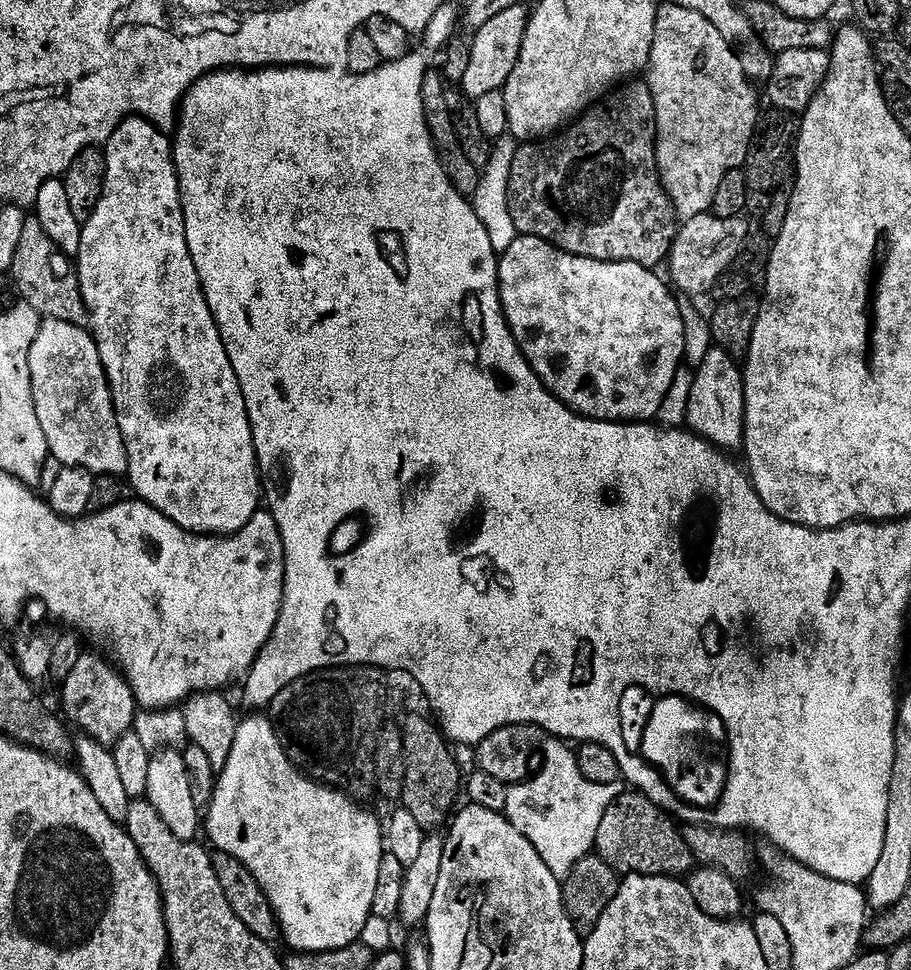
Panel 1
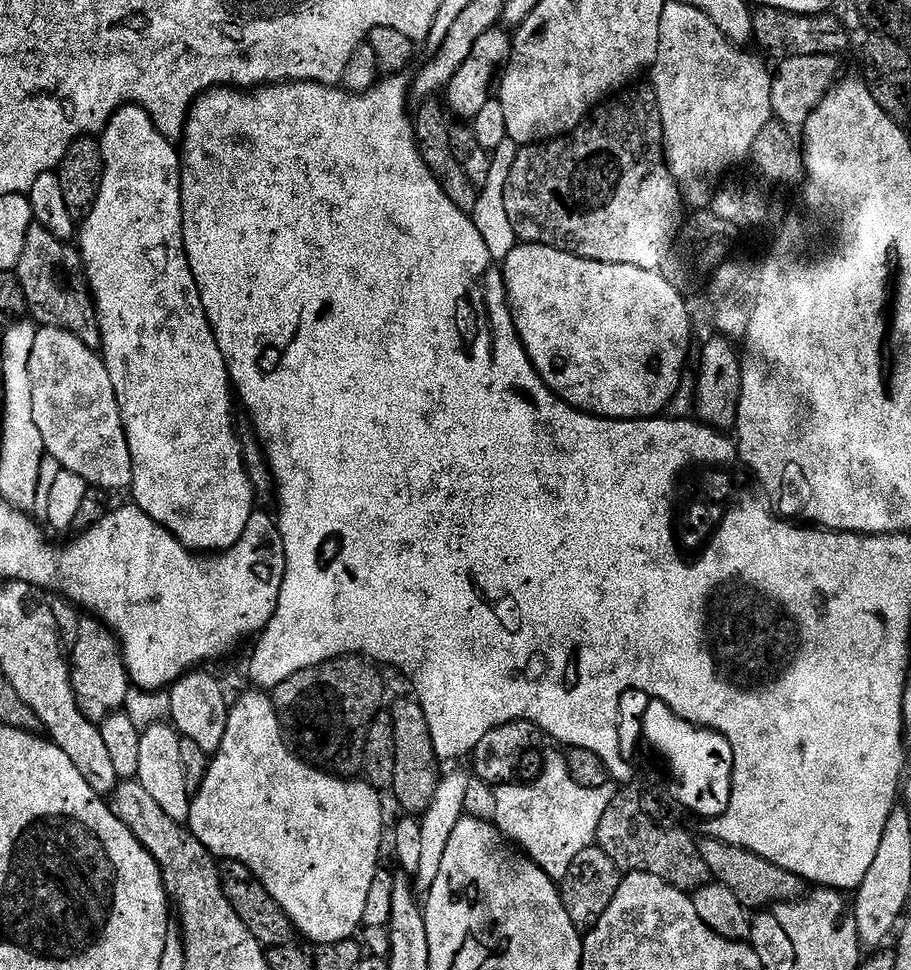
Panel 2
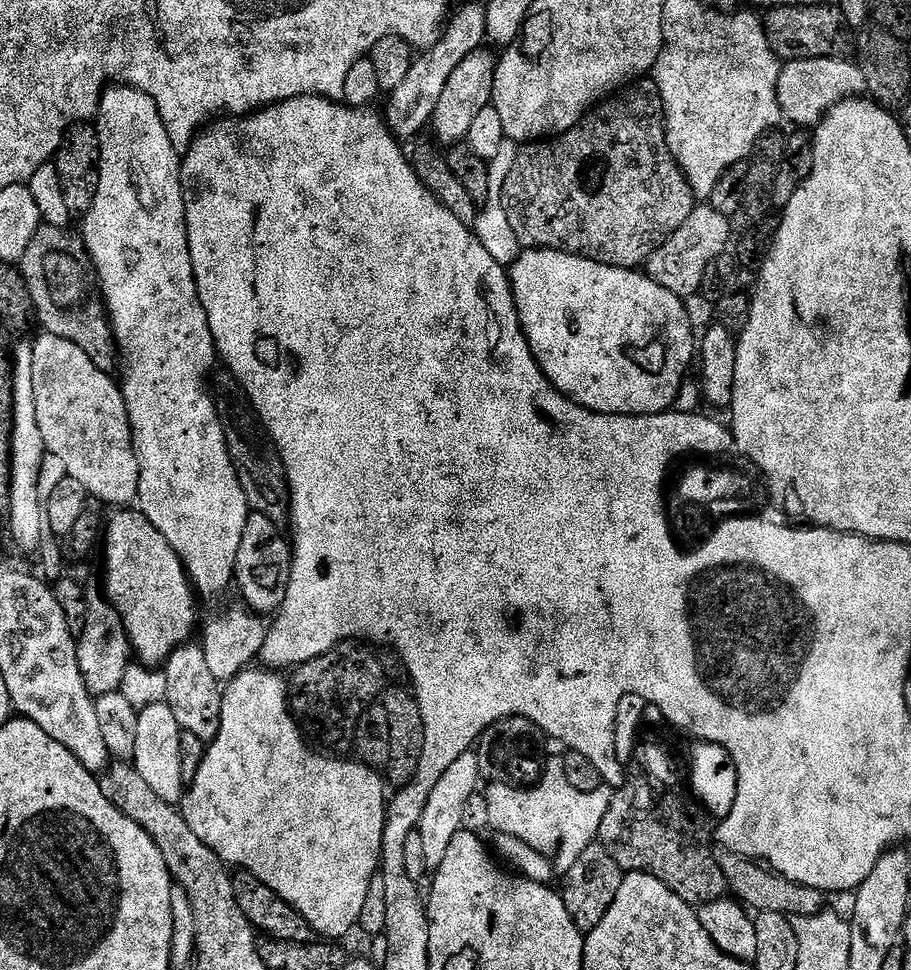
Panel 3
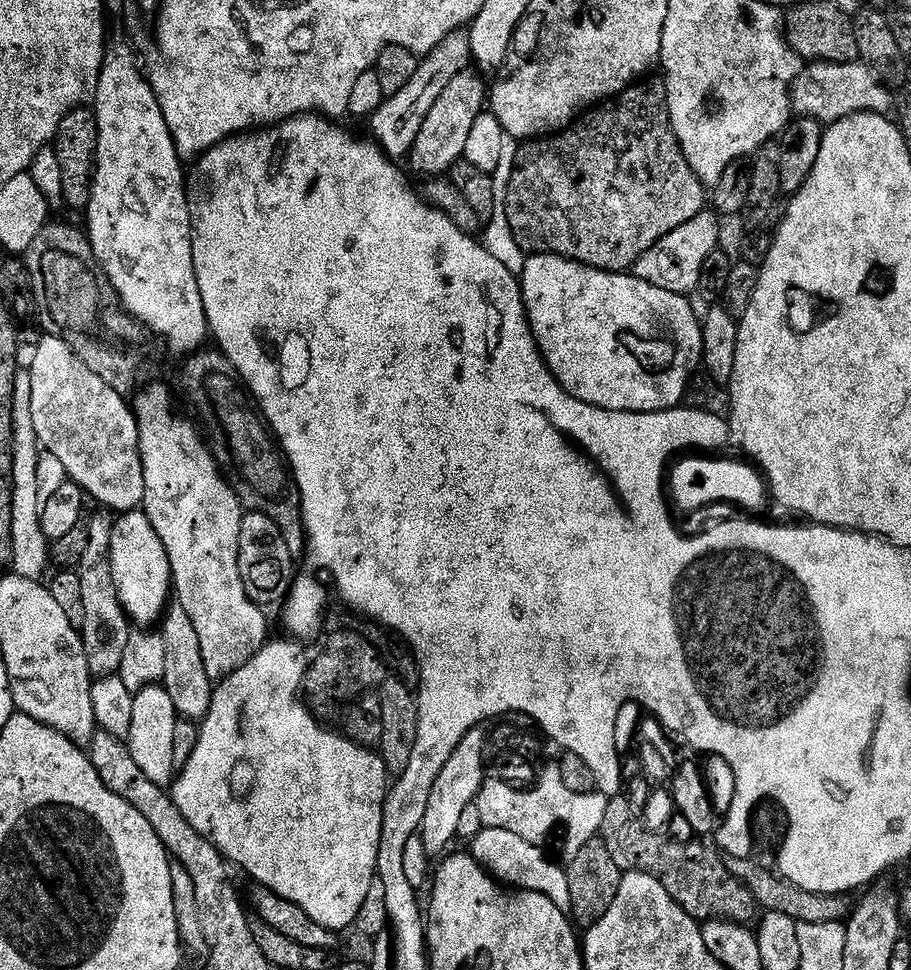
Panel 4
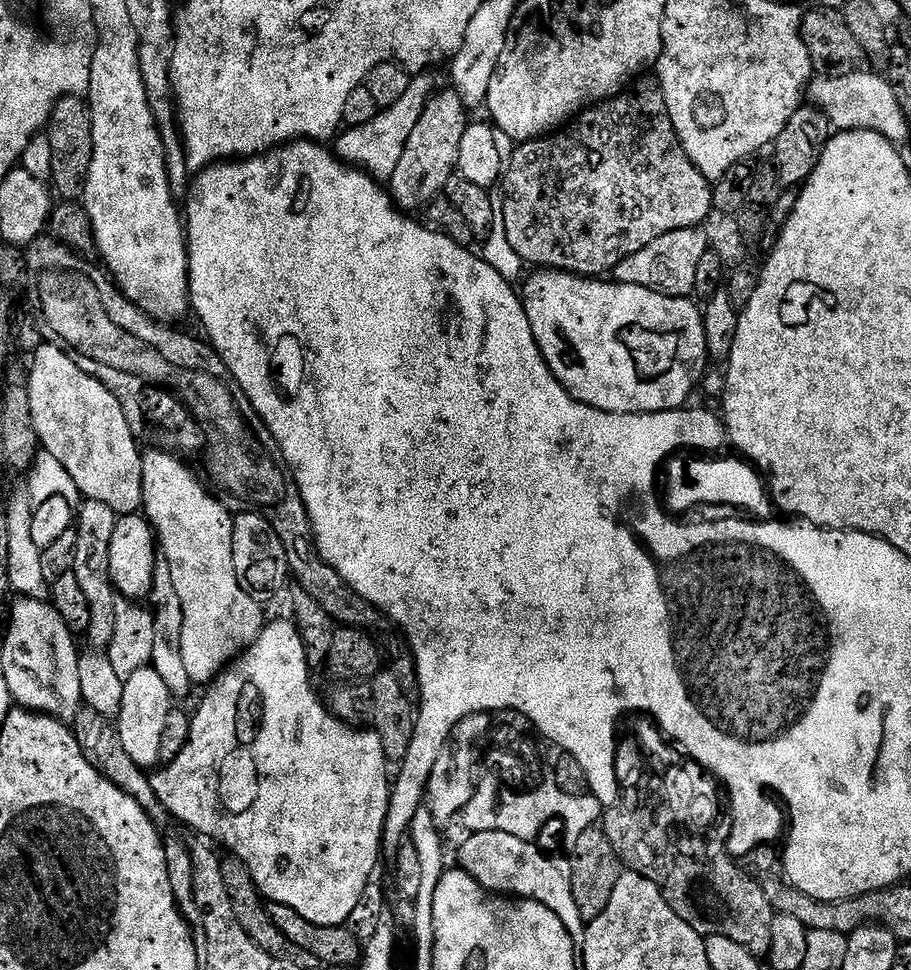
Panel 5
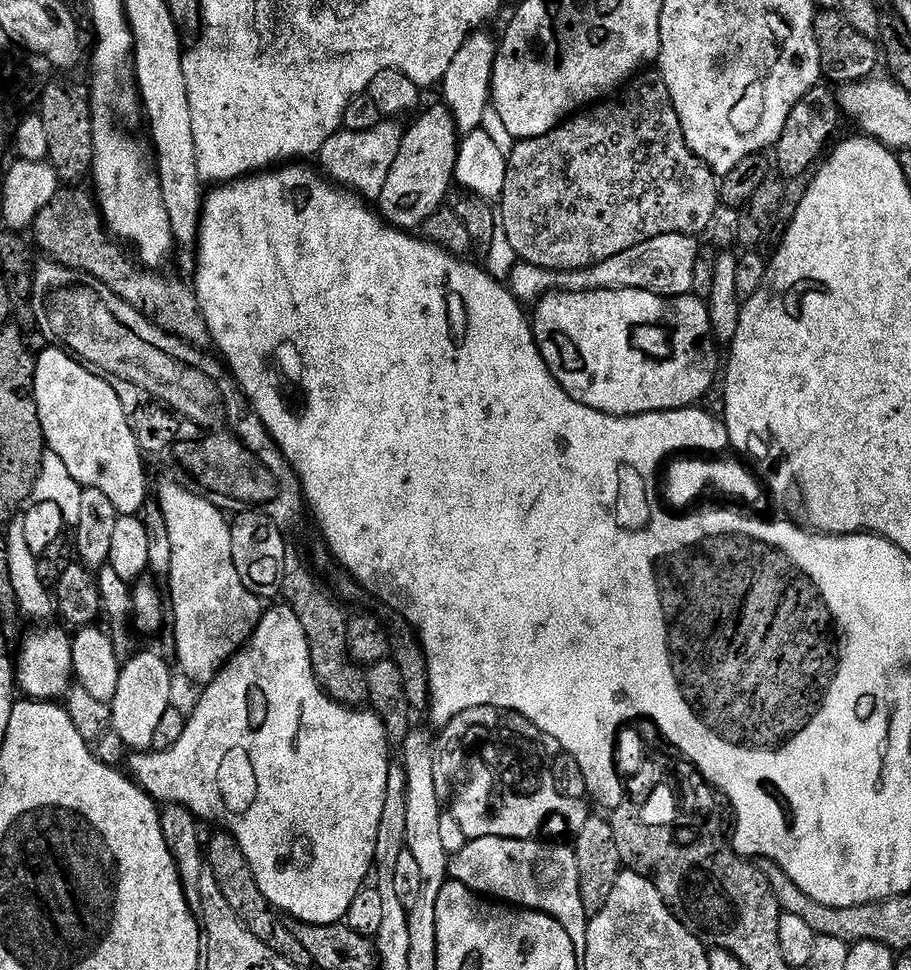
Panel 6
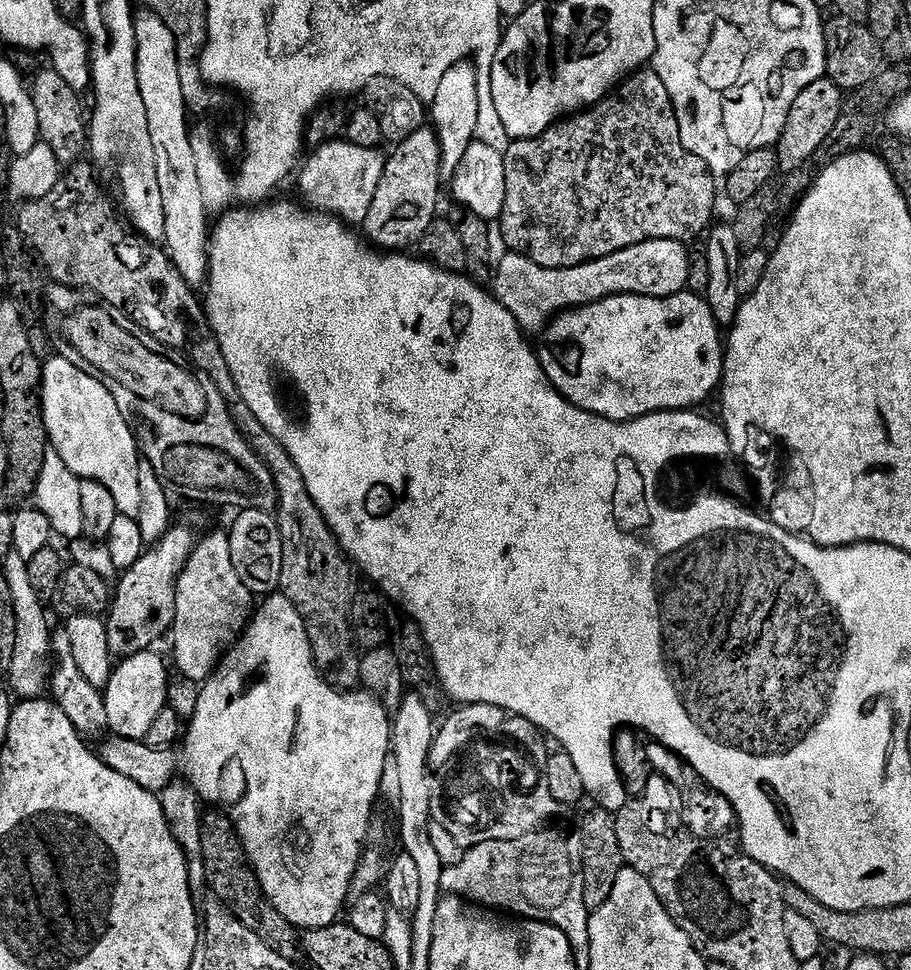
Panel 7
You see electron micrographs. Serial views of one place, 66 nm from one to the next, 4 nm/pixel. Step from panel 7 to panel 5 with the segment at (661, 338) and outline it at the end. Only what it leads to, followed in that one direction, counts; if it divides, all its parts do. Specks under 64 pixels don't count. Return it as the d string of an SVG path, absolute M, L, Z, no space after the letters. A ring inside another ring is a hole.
M574 272L533 273L522 287L526 318L530 318L530 330L534 330L542 358L574 399L614 414L674 412L689 403L696 383L704 376L704 367L710 364L704 313L689 297L667 296L646 290L646 286L617 284L608 278L585 278Z

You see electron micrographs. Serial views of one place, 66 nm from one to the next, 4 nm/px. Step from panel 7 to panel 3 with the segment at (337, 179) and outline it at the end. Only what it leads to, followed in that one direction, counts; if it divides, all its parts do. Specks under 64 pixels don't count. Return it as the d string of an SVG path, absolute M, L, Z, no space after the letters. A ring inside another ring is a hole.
M468 4L465 8L458 8L451 13L435 44L413 61L409 74L387 97L386 123L393 136L401 142L415 141L423 133L420 131L431 125L434 106L438 106L439 100L442 99L442 89L446 87L450 74L454 74L454 70L458 70L460 63L466 62L466 58L470 58L474 50L485 47L487 35L485 5Z

